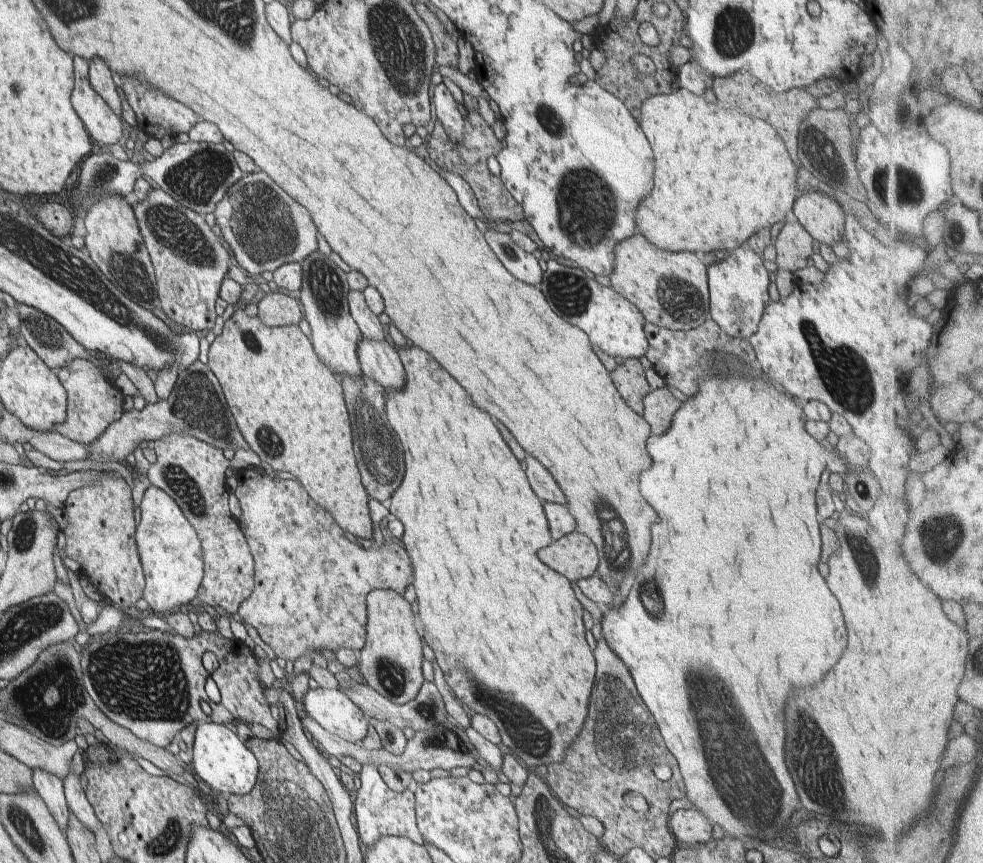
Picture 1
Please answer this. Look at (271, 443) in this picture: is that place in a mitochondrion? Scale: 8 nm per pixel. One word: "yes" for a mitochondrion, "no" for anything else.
yes

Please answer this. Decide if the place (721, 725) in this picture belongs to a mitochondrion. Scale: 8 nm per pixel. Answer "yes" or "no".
yes

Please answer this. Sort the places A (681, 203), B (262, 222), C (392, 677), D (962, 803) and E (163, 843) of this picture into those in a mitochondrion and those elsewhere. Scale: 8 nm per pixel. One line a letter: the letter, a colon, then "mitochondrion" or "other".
A: other
B: mitochondrion
C: mitochondrion
D: other
E: mitochondrion

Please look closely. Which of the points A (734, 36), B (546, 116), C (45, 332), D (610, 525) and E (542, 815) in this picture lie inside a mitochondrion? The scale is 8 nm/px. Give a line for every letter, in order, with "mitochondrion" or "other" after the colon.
A: mitochondrion
B: mitochondrion
C: mitochondrion
D: mitochondrion
E: mitochondrion

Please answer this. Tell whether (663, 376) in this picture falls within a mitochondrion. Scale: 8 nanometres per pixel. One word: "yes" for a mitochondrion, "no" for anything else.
no

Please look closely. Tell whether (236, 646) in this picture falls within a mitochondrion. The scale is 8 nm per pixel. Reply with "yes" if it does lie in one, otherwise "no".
no

